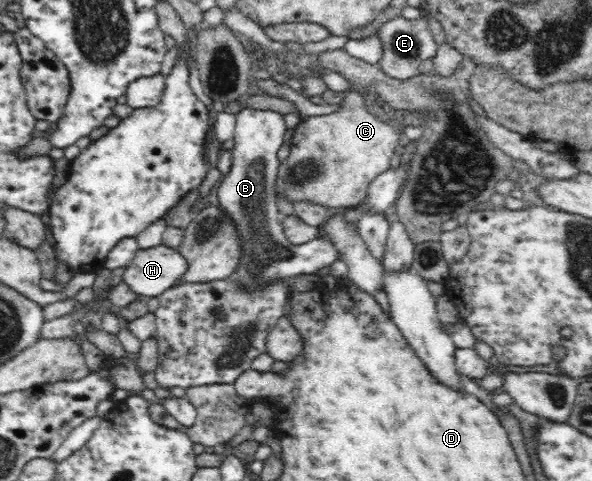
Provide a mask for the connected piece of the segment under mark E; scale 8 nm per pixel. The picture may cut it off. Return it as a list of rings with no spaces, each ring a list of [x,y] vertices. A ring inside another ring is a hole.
[[[402,16],[387,21],[376,33],[383,43],[383,58],[379,67],[393,79],[406,80],[419,75],[418,68],[424,60],[433,59],[437,54],[438,44],[434,42],[432,32],[428,30],[426,19],[408,20]]]

